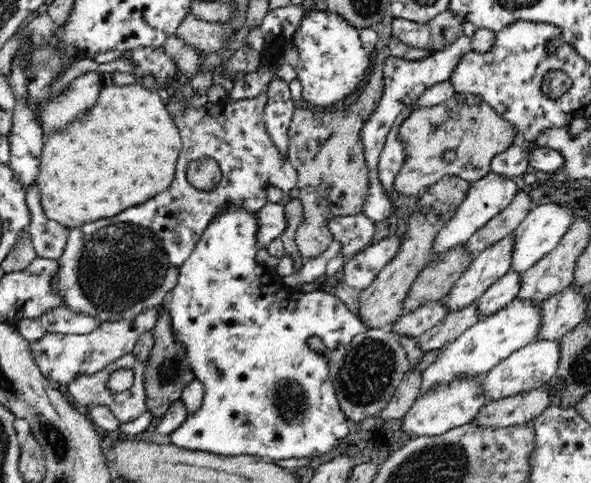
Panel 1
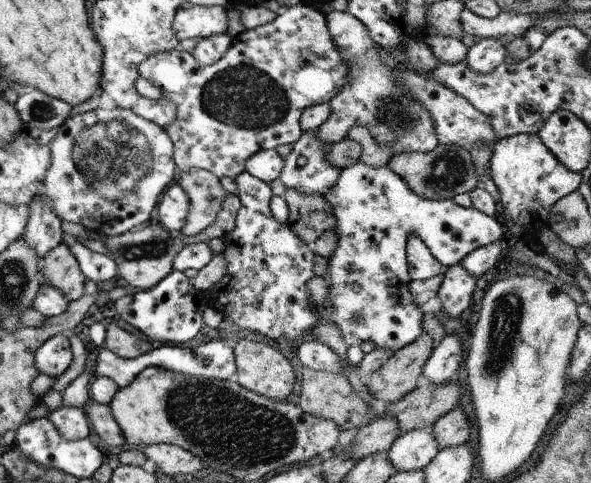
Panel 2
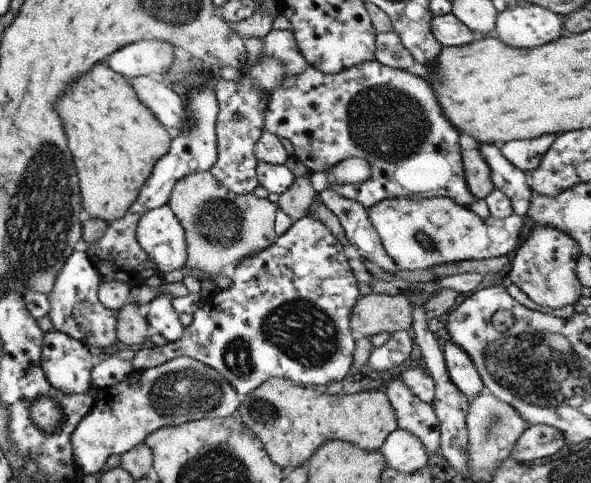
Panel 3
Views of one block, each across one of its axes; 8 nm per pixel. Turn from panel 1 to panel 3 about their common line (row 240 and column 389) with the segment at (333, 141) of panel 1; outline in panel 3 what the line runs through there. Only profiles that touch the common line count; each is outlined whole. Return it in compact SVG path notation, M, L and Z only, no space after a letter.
M371 292L355 301L349 326L355 340L383 331L406 331L412 325L411 313L412 304L403 293L391 296Z

